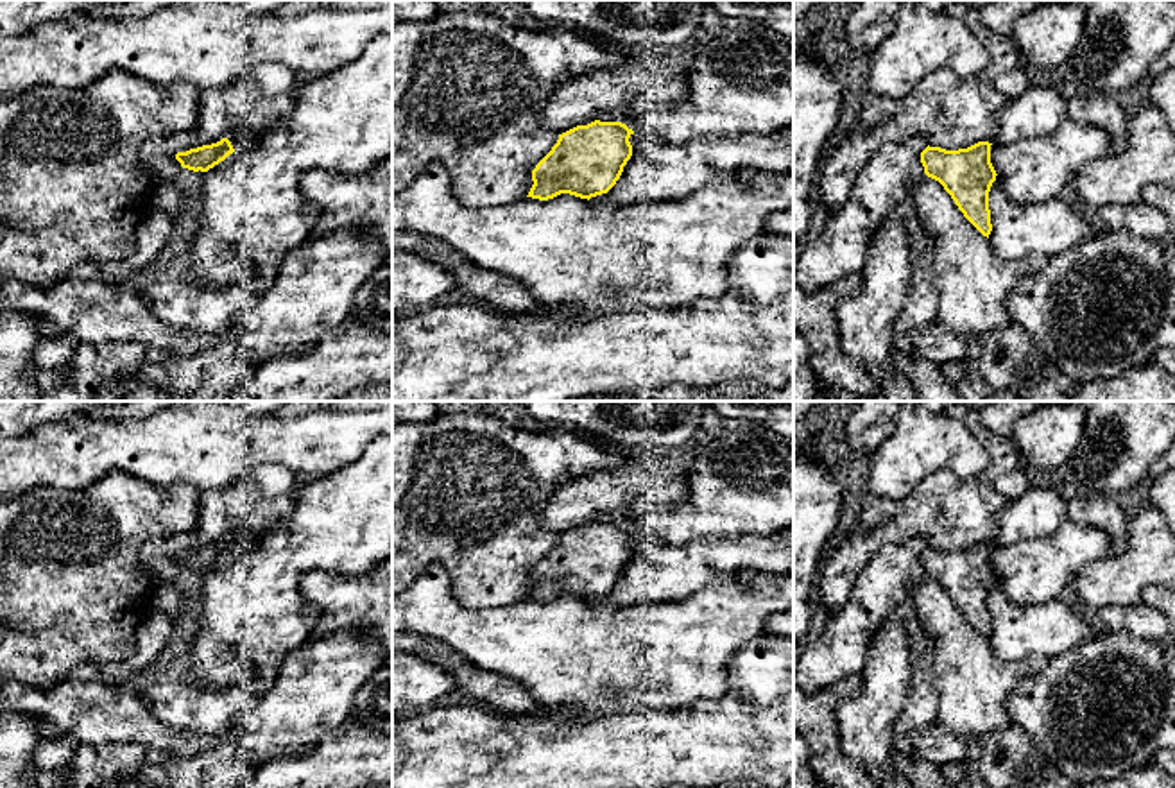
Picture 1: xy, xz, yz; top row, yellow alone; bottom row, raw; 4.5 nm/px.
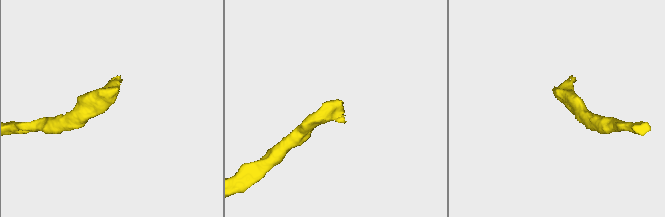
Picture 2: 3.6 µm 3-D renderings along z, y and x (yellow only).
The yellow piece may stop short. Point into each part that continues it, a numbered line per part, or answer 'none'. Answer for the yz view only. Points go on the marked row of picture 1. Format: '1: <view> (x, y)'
none

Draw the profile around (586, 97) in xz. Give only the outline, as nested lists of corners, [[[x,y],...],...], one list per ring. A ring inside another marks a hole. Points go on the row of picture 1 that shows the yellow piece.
[[[627,54],[620,68],[586,72],[559,84],[541,109],[541,122],[562,134],[602,115],[620,113],[643,97],[679,102],[688,95],[688,75],[672,68],[663,56]]]

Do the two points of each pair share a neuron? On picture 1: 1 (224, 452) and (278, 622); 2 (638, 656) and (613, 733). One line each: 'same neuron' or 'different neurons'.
1: different neurons
2: different neurons

